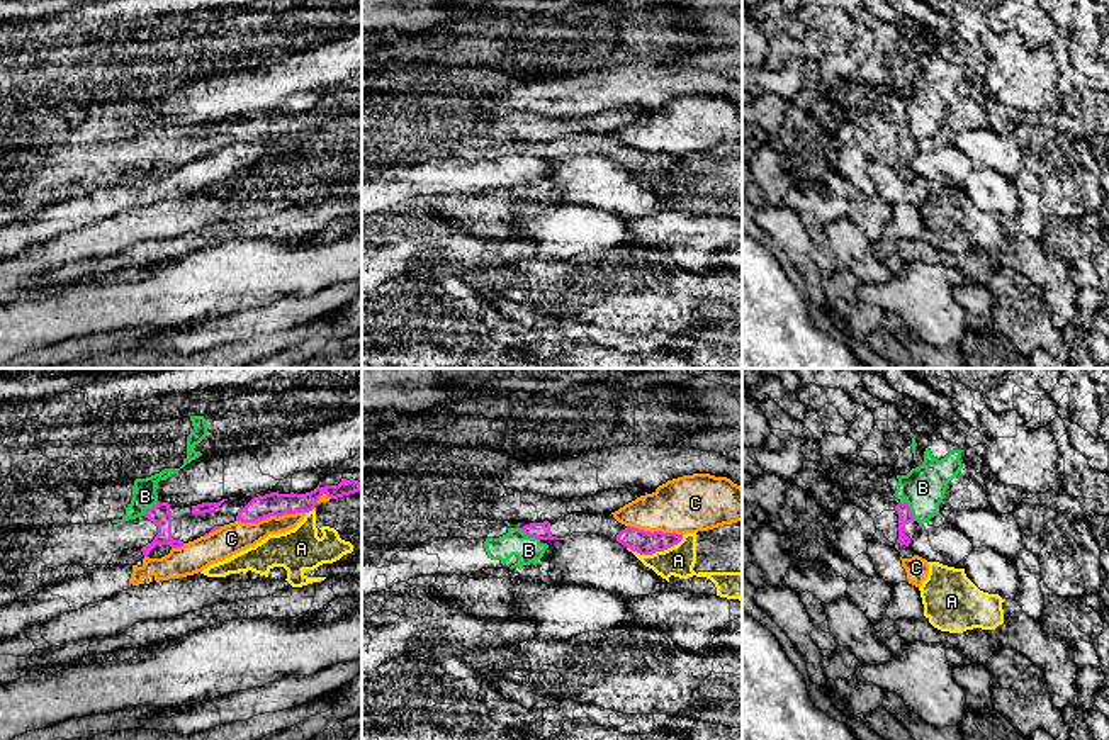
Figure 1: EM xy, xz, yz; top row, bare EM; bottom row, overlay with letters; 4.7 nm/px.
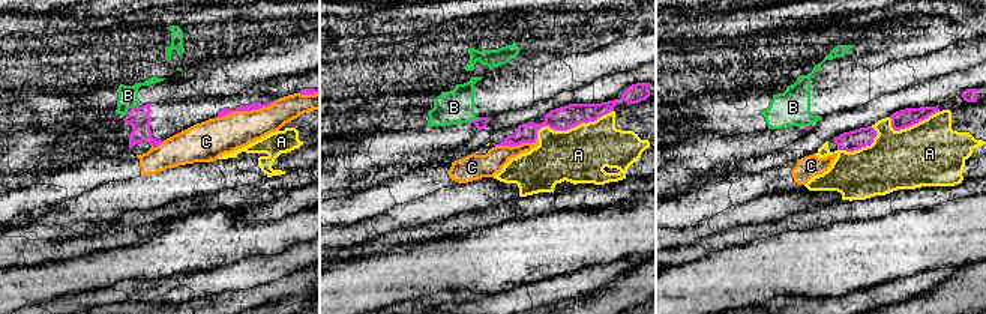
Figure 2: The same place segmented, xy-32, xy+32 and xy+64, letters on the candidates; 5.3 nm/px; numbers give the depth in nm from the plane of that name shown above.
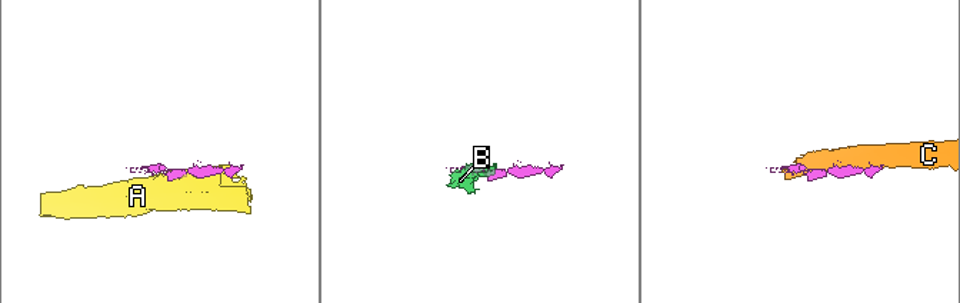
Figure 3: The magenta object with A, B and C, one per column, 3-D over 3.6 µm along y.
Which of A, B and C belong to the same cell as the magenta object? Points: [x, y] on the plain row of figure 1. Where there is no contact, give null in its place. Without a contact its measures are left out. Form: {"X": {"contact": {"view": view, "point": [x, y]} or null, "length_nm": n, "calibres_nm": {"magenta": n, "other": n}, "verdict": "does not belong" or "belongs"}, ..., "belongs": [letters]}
{"A": {"contact": {"view": "xz", "point": [656, 170]}, "length_nm": 280, "calibres_nm": {"magenta": 110, "other": 150}, "verdict": "does not belong"}, "B": {"contact": {"view": "yz", "point": [909, 129]}, "length_nm": 120, "calibres_nm": {"magenta": 70, "other": 200}, "verdict": "does not belong"}, "C": {"contact": {"view": "xy", "point": [270, 134]}, "length_nm": 340, "calibres_nm": {"magenta": 110, "other": 150}, "verdict": "does not belong"}, "belongs": []}

